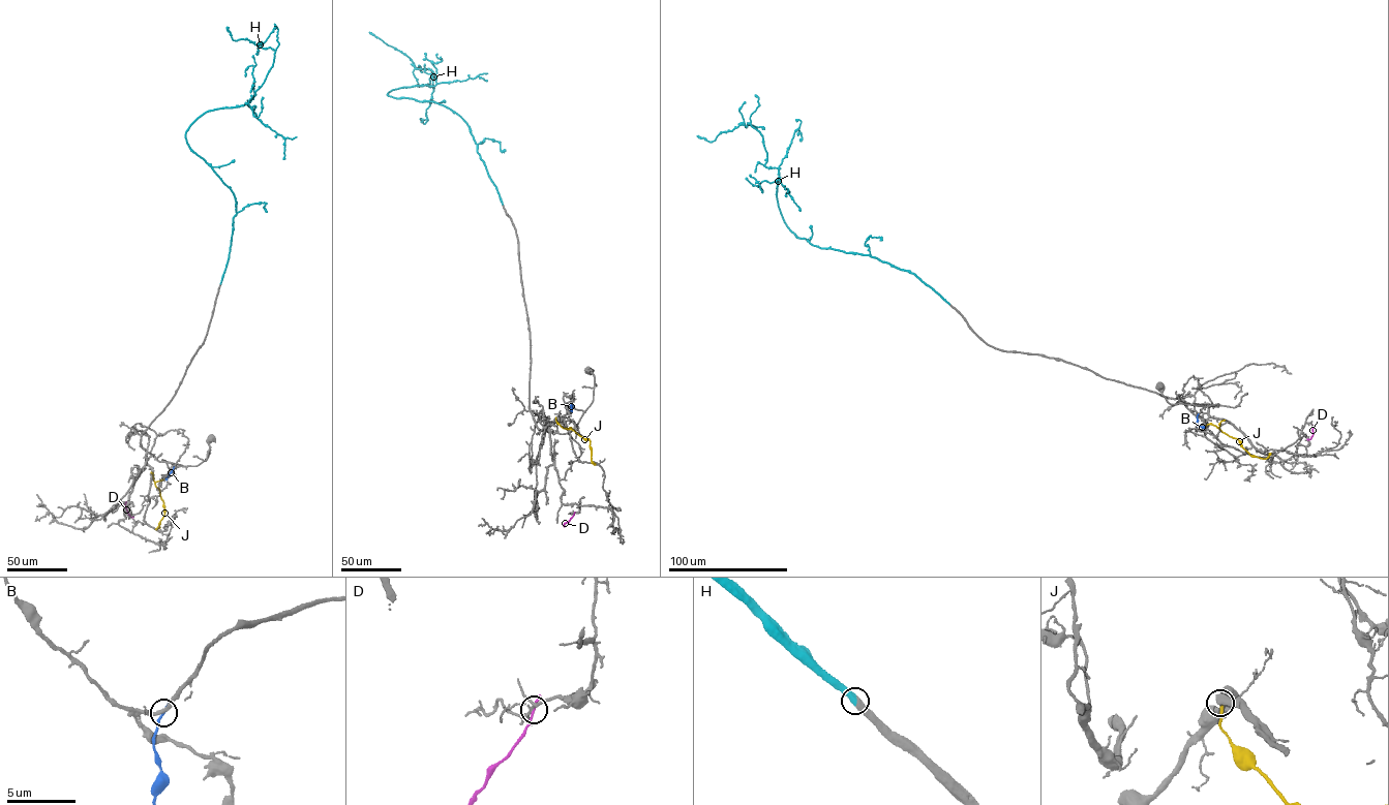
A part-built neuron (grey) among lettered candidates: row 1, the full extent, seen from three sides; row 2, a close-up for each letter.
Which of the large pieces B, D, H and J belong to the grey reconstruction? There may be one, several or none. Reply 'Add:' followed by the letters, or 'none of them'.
Add: H

